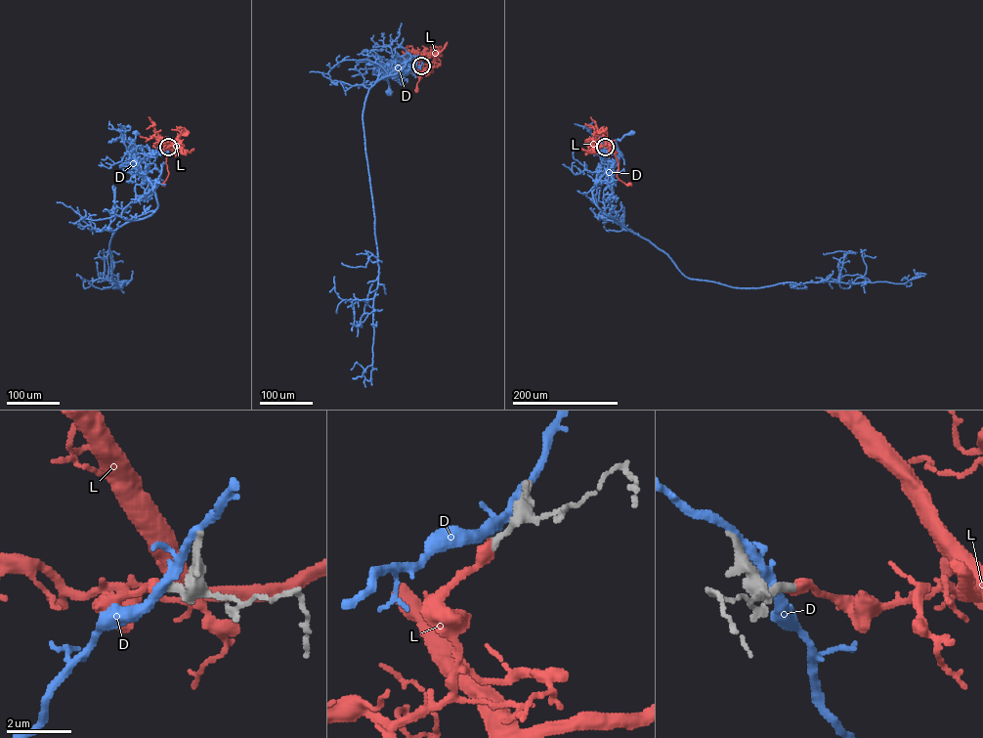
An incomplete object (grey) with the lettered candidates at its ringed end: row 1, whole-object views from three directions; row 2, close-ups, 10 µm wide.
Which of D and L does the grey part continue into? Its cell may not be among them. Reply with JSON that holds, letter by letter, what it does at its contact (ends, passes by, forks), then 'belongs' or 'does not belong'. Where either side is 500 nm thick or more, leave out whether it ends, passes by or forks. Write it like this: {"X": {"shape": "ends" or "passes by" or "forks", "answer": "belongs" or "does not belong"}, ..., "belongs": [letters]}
{"D": {"shape": "passes by", "answer": "does not belong"}, "L": {"shape": "ends", "answer": "belongs"}, "belongs": ["L"]}

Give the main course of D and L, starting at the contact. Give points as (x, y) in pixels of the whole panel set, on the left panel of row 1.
D: (168, 147), (164, 151), (133, 153), (130, 148), (135, 133)
L: (168, 147), (161, 141), (168, 150), (165, 162), (168, 174), (163, 184)

